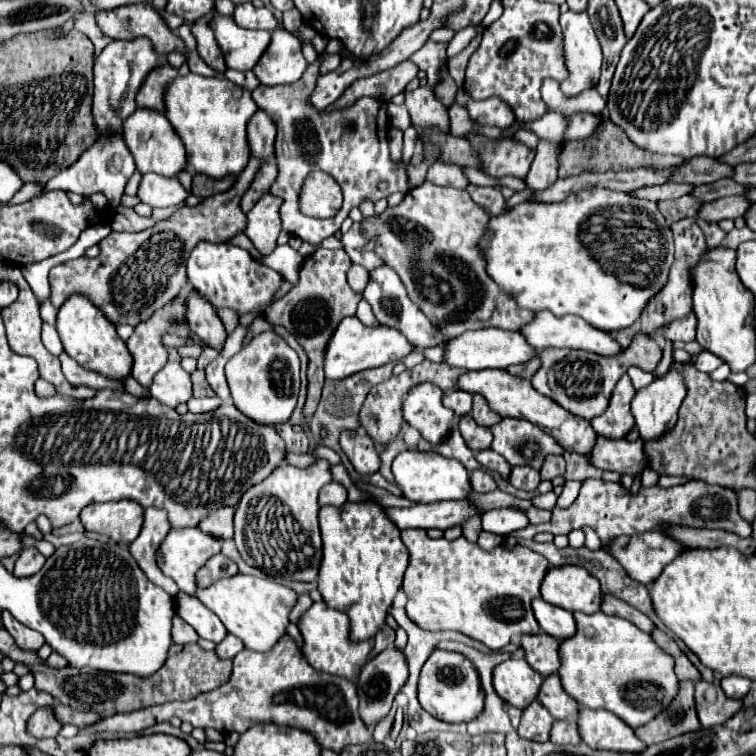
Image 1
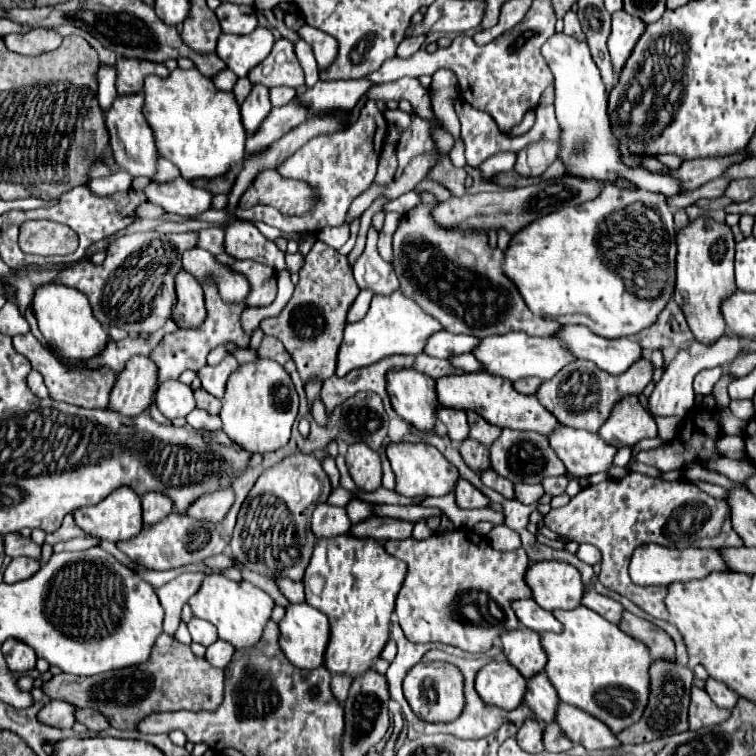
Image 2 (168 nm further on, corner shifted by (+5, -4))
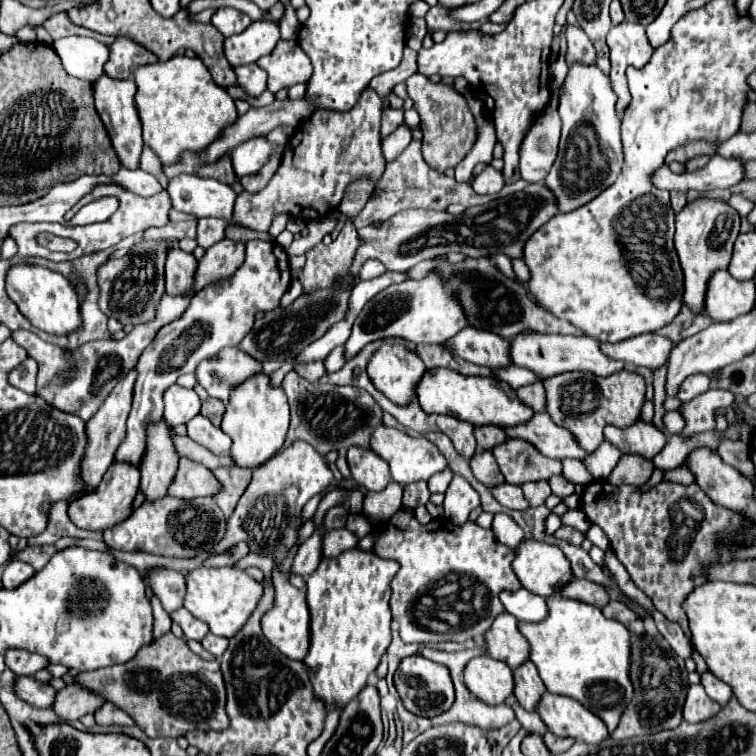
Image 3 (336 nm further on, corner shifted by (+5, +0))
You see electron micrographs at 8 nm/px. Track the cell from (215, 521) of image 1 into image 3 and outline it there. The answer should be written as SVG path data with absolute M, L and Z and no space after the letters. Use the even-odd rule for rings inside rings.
M181 457L179 471L169 489L169 495L191 501L197 497L215 497L217 493L221 493L221 489L223 489L223 485L213 475L213 471L209 471L201 463Z

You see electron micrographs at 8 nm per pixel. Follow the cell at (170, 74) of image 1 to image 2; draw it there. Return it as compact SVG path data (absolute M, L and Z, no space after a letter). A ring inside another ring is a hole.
M119 57L115 67L117 67L115 87L117 87L119 95L129 95L129 93L141 91L147 75L159 75L159 77L169 75L169 69L163 63L151 63L151 61L145 61L145 59Z

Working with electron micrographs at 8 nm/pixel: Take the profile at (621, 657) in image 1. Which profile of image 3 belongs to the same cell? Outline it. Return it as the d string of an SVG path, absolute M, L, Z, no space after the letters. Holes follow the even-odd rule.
M561 595L549 597L549 617L543 623L519 623L519 631L531 645L531 661L537 665L539 675L547 687L547 691L557 693L557 695L567 695L581 705L585 705L589 711L593 711L597 717L601 717L609 729L609 733L615 731L619 725L619 719L627 705L633 699L633 683L629 677L631 669L631 635L625 625L619 621L607 619L601 609L595 605L583 603L583 601L573 601L565 599Z

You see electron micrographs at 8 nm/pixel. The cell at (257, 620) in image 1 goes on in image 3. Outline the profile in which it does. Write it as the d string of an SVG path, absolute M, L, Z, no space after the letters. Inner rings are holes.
M197 567L187 575L187 595L183 607L195 615L197 619L205 621L211 629L213 635L221 637L235 637L251 613L255 611L259 599L263 595L263 585L251 579L245 571L235 569L235 567L221 567L221 569L207 569L207 567Z

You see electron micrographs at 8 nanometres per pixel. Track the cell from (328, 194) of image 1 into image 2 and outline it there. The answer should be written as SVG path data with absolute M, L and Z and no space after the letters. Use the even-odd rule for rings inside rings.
M265 169L239 199L241 209L255 205L273 205L285 215L303 215L311 205L311 189L301 181L281 177L277 169Z

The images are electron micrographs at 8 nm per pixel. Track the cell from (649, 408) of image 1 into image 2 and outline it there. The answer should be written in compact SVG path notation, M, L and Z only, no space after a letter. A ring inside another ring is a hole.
M725 333L711 345L693 341L689 349L679 349L675 359L665 367L661 381L655 385L655 391L649 397L649 413L655 417L673 417L673 415L685 417L687 413L691 413L695 407L695 397L691 397L691 385L693 385L695 375L703 369L721 367L727 361L733 361L737 355L741 355L741 351L743 351L743 339L737 335L729 335L729 333Z

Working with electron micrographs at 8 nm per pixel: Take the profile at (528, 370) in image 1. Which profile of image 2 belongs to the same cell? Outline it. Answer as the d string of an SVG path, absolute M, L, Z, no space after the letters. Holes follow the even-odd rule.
M527 377L527 379L519 379L513 383L515 391L519 391L523 395L535 395L539 385L541 385L541 379L537 379L537 377Z

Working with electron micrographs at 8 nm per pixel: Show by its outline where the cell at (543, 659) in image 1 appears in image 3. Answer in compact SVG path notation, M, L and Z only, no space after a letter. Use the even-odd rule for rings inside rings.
M503 613L501 617L497 617L497 621L493 621L489 633L485 633L489 655L493 659L505 661L511 669L517 669L519 665L529 661L531 655L531 647L527 639L519 633L517 623L519 621L513 615Z

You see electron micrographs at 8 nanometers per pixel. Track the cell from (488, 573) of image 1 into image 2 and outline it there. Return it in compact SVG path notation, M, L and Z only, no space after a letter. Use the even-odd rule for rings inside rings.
M455 529L445 533L433 533L431 537L419 539L401 539L387 541L385 551L397 559L407 563L407 577L397 595L395 613L405 637L413 643L443 643L453 645L469 653L483 653L493 647L493 639L501 637L505 631L521 627L517 621L511 601L529 599L531 589L525 583L525 571L529 567L527 553L523 549L517 551L495 551L481 535L471 529Z

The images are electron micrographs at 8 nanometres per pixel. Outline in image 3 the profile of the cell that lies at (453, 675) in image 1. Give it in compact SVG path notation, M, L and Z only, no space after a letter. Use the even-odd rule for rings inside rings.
M411 655L407 659L401 661L397 673L395 673L395 687L403 699L403 705L419 715L419 717L435 717L445 713L453 701L455 701L455 689L453 689L453 681L449 675L449 669L441 663L429 661L421 655Z

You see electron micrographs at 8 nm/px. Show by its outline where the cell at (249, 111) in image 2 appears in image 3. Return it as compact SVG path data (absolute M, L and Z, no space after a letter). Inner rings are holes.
M241 65L235 67L237 83L249 97L259 97L267 89L267 73L257 65Z

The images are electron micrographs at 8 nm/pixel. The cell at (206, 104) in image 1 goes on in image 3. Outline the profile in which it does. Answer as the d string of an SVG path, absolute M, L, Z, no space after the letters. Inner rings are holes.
M175 55L167 61L145 65L133 71L137 83L135 105L143 125L143 141L149 145L163 165L175 165L183 153L205 153L217 141L223 129L231 127L239 113L229 93L215 85L209 69L197 57Z

